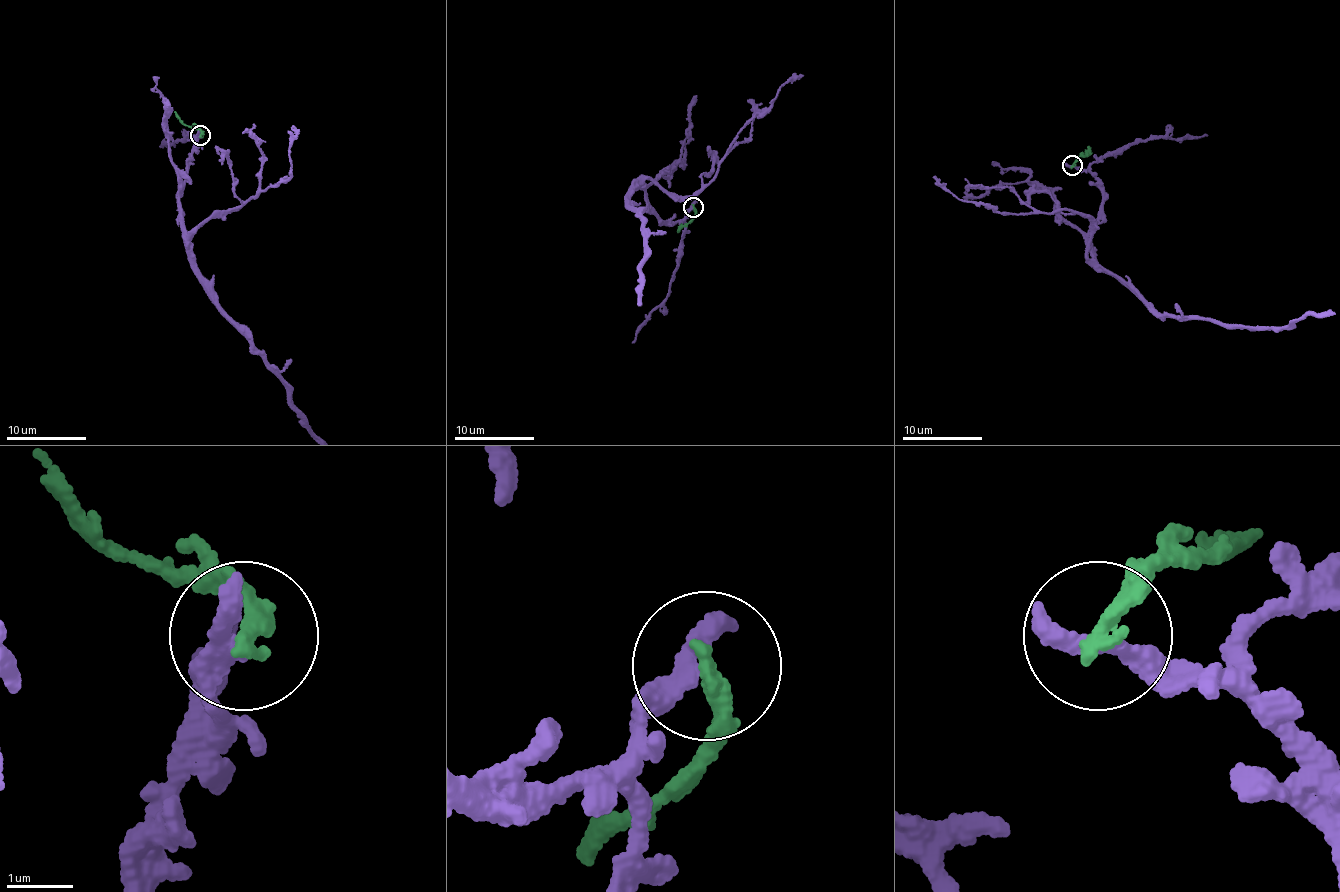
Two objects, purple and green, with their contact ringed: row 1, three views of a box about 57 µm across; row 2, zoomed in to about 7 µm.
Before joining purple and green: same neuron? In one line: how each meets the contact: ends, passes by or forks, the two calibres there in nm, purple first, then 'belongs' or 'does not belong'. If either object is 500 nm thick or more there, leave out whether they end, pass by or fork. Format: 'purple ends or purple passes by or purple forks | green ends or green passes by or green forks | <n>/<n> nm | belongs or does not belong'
purple ends | green ends | 360/280 nm | does not belong

